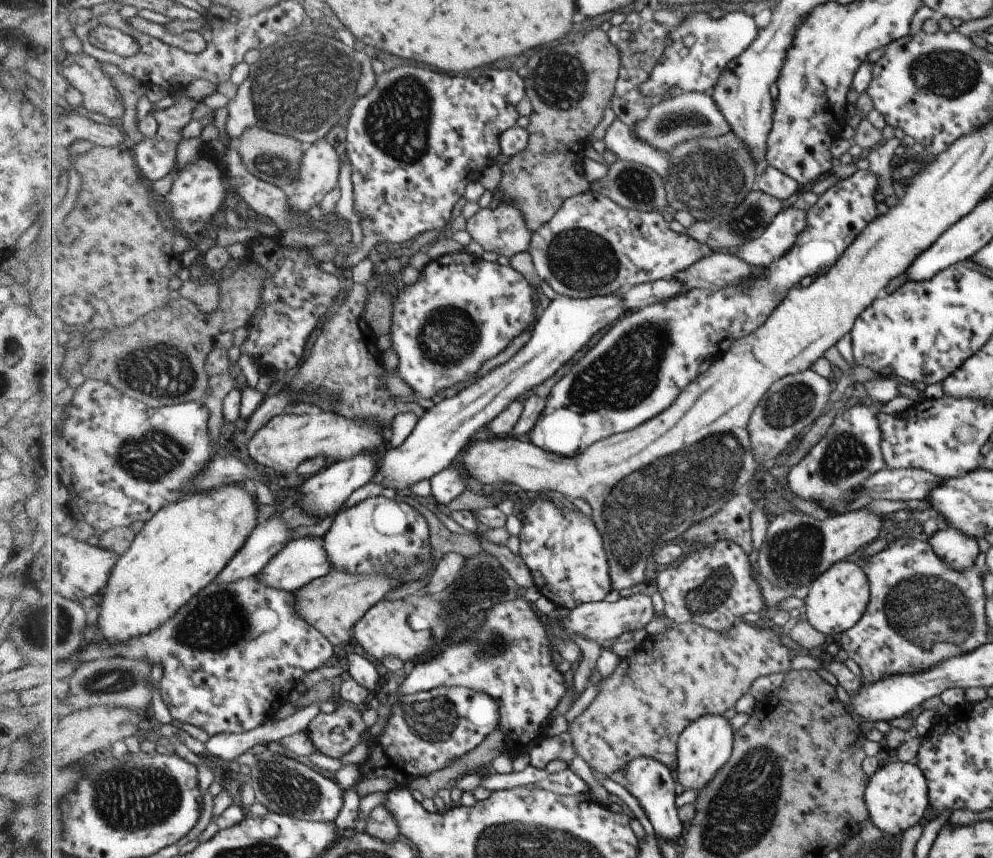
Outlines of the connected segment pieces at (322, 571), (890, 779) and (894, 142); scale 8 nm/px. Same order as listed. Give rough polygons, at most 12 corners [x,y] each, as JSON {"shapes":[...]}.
{"shapes":[[[323,539],[293,540],[257,576],[295,593],[334,569]],[[888,759],[864,799],[875,828],[921,822],[927,782],[917,765]],[[892,137],[864,151],[868,170],[875,174],[885,198],[898,192],[889,176]]]}

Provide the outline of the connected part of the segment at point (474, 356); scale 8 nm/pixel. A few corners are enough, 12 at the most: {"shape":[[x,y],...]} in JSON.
{"shape":[[431,260],[393,299],[417,398],[475,378],[540,309],[510,265]]}

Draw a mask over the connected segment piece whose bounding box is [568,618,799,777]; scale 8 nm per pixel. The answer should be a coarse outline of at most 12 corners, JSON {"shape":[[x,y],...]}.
{"shape":[[665,620],[569,725],[607,777],[798,652],[773,624]]}

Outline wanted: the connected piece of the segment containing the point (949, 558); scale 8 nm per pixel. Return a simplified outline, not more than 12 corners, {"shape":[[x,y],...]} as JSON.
{"shape":[[947,526],[925,538],[935,556],[953,570],[971,568],[975,538]]}

